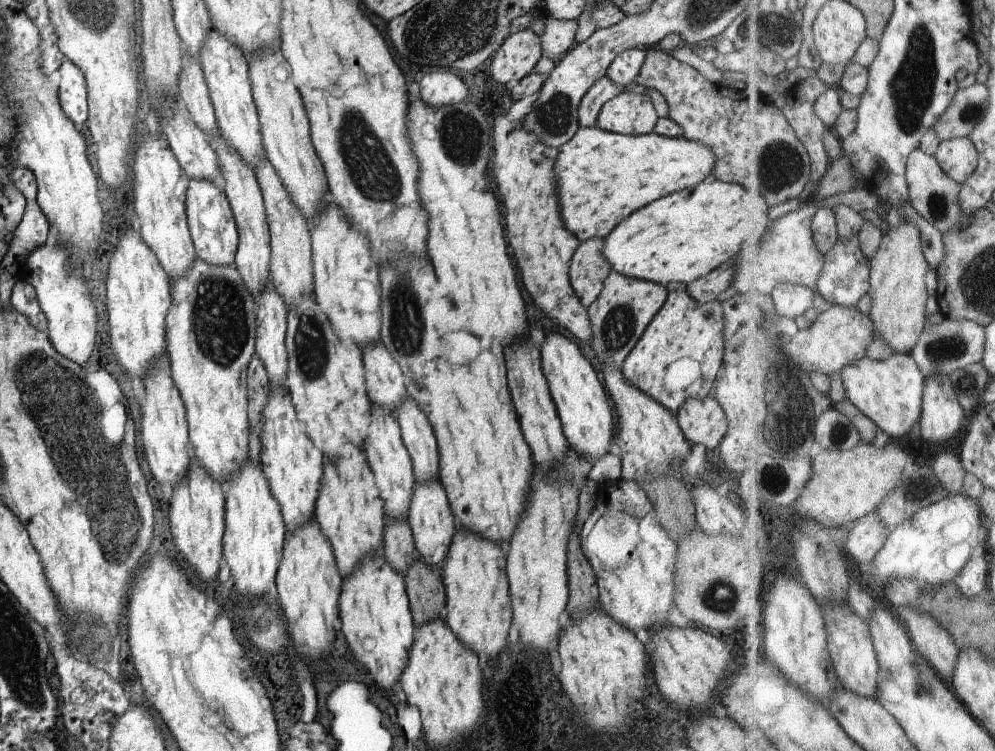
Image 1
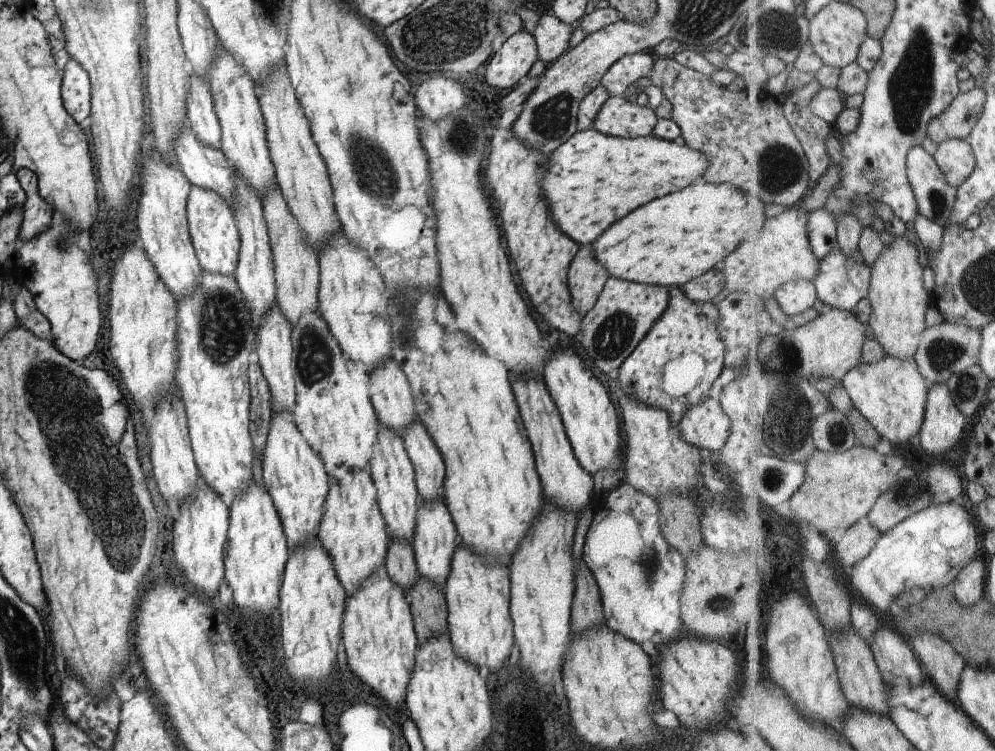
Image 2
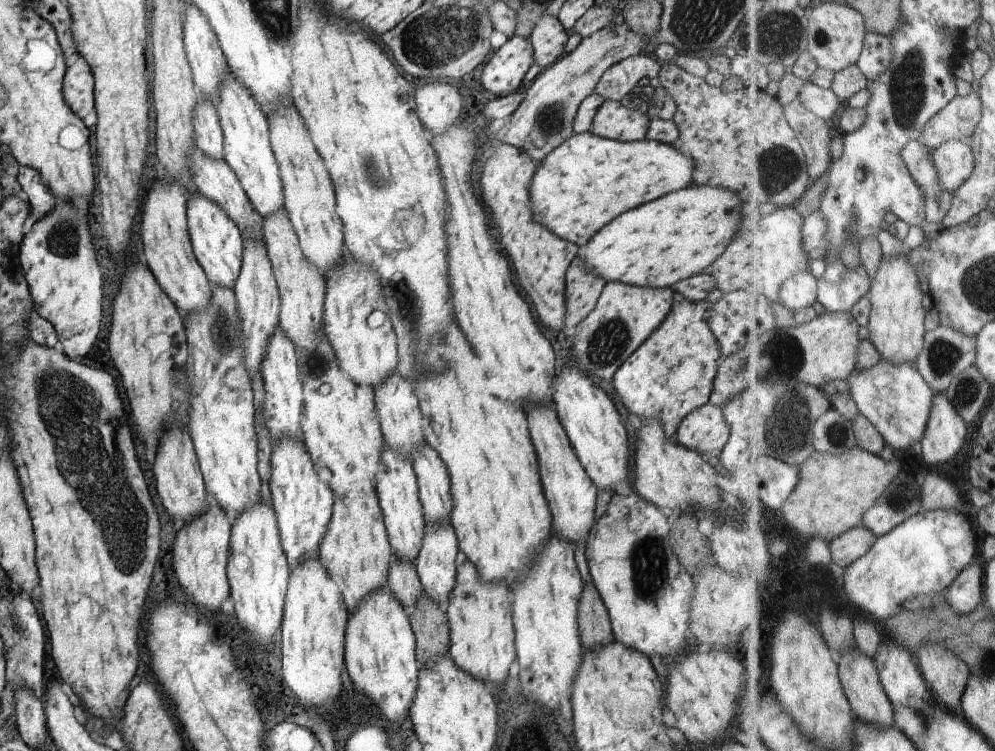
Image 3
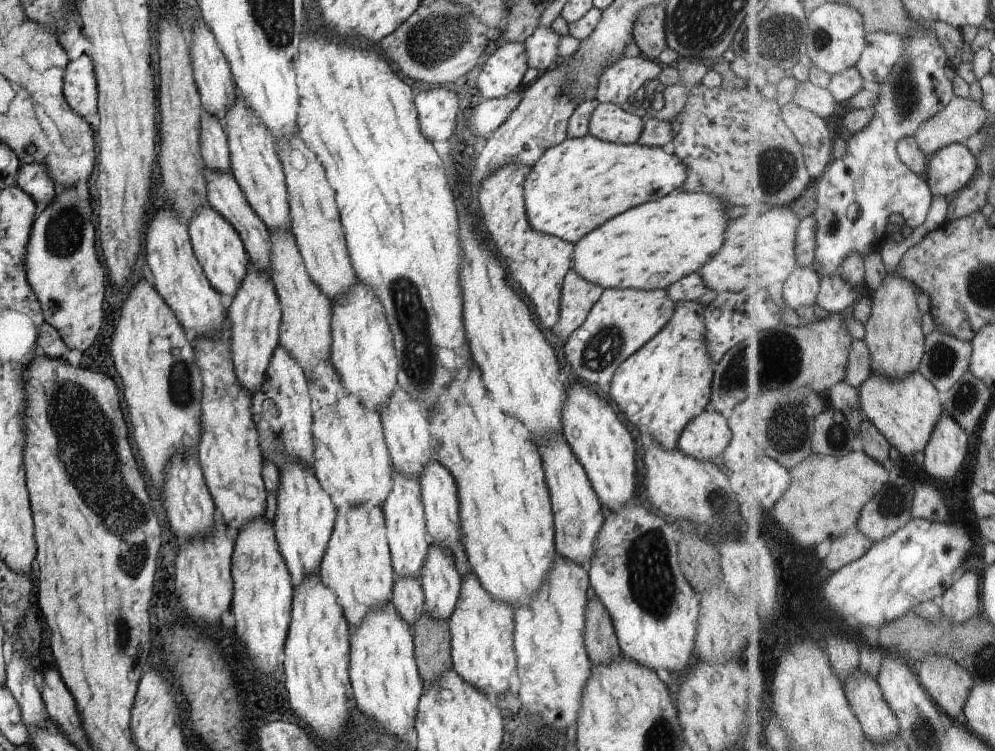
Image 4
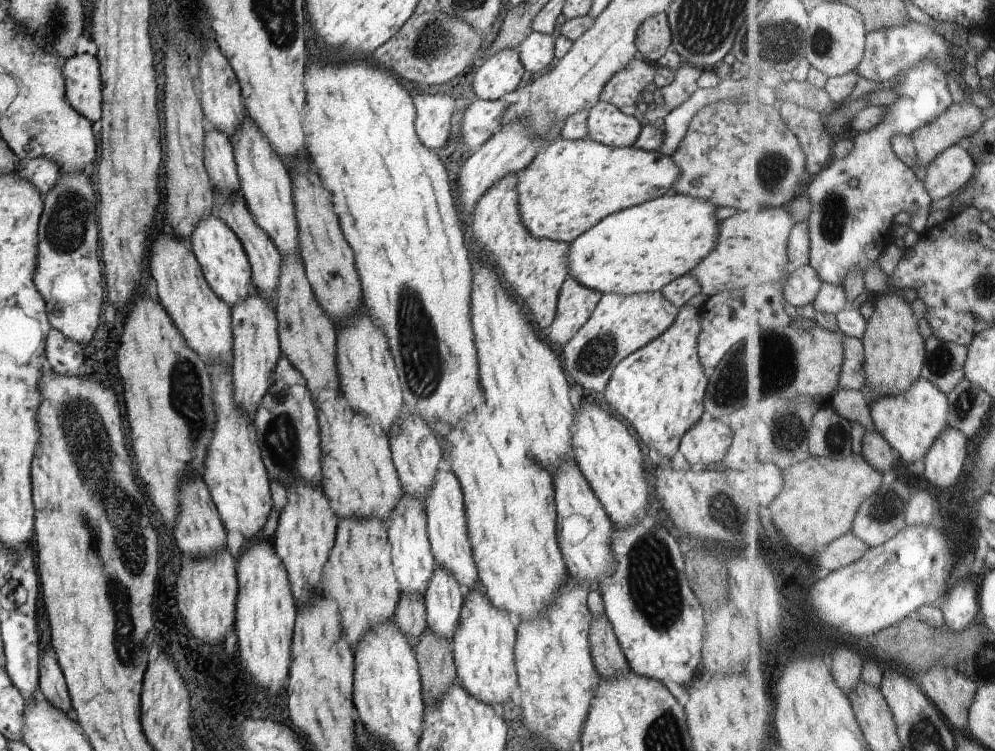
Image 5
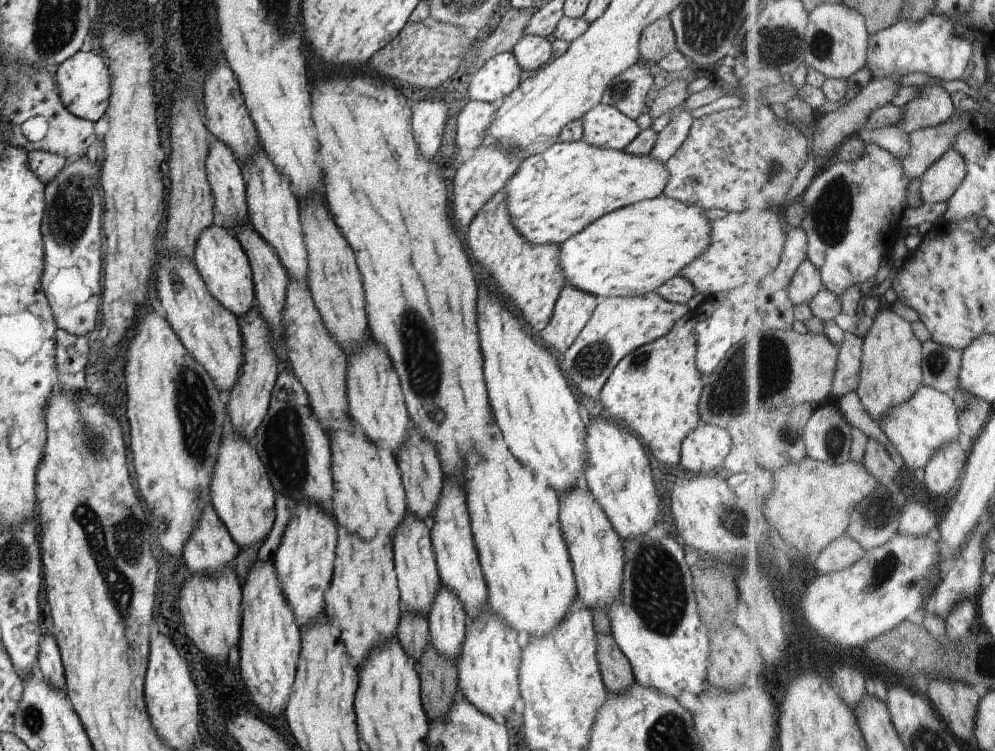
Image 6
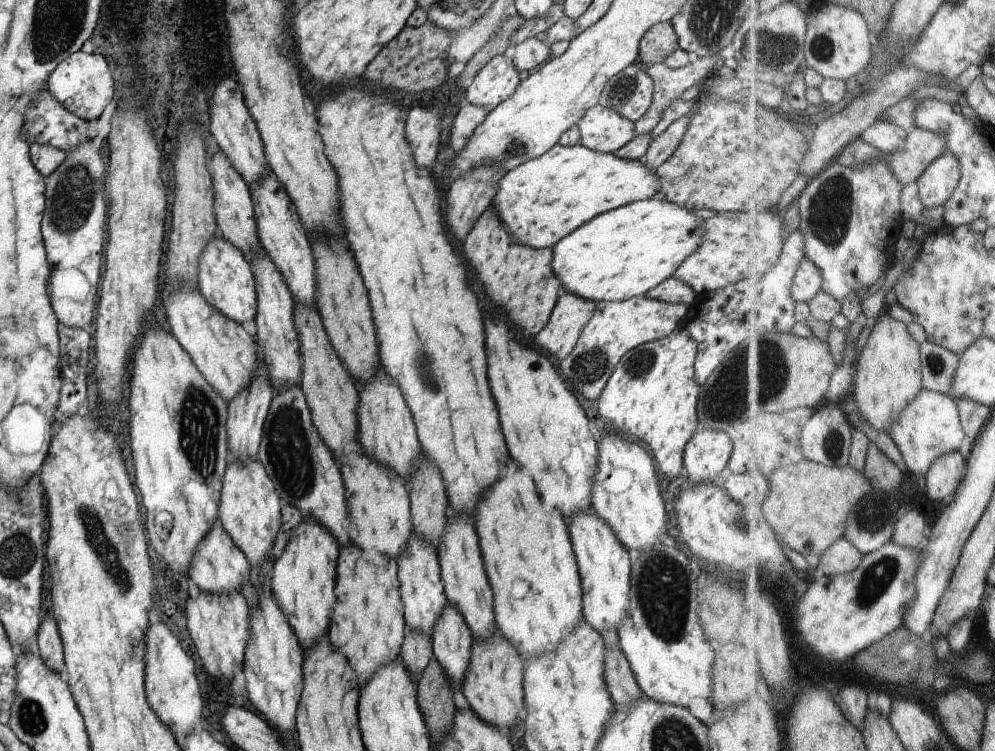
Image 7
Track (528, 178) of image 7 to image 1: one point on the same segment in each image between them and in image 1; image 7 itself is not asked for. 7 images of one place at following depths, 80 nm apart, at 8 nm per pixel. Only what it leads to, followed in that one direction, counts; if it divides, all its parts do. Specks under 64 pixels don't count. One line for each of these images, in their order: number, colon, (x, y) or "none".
1: (602, 177)
2: (592, 180)
3: (586, 182)
4: (577, 185)
5: (571, 185)
6: (555, 193)

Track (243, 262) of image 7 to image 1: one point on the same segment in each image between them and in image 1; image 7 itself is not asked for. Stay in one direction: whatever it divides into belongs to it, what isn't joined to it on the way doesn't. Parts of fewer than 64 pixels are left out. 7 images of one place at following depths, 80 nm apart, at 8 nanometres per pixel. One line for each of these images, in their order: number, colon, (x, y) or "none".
1: (214, 233)
2: (212, 225)
3: (217, 242)
4: (217, 245)
5: (224, 262)
6: (221, 260)

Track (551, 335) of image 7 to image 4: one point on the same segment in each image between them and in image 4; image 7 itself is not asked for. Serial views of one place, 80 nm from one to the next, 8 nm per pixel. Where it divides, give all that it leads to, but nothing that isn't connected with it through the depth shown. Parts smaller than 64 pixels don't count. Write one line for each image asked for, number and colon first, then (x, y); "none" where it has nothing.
4: (578, 296)
5: (576, 302)
6: (573, 308)

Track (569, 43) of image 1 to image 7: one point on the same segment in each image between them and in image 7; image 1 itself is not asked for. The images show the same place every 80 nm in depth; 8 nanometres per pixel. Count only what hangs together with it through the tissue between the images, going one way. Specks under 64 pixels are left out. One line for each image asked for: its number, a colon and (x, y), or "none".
2: (552, 37)
3: (548, 37)
4: (542, 45)
5: (536, 52)
6: (532, 52)
7: (528, 55)

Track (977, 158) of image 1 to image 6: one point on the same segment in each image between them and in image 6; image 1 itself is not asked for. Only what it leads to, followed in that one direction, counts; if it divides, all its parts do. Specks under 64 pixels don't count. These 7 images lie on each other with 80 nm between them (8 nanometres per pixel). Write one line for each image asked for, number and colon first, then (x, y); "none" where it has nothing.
2: (958, 159)
3: (957, 160)
4: (952, 169)
5: (951, 171)
6: (943, 180)

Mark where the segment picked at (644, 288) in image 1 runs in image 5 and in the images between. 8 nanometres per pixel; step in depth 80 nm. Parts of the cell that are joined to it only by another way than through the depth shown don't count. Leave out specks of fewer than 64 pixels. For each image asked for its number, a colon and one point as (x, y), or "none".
2: (625, 311)
3: (625, 316)
4: (622, 321)
5: (620, 324)

